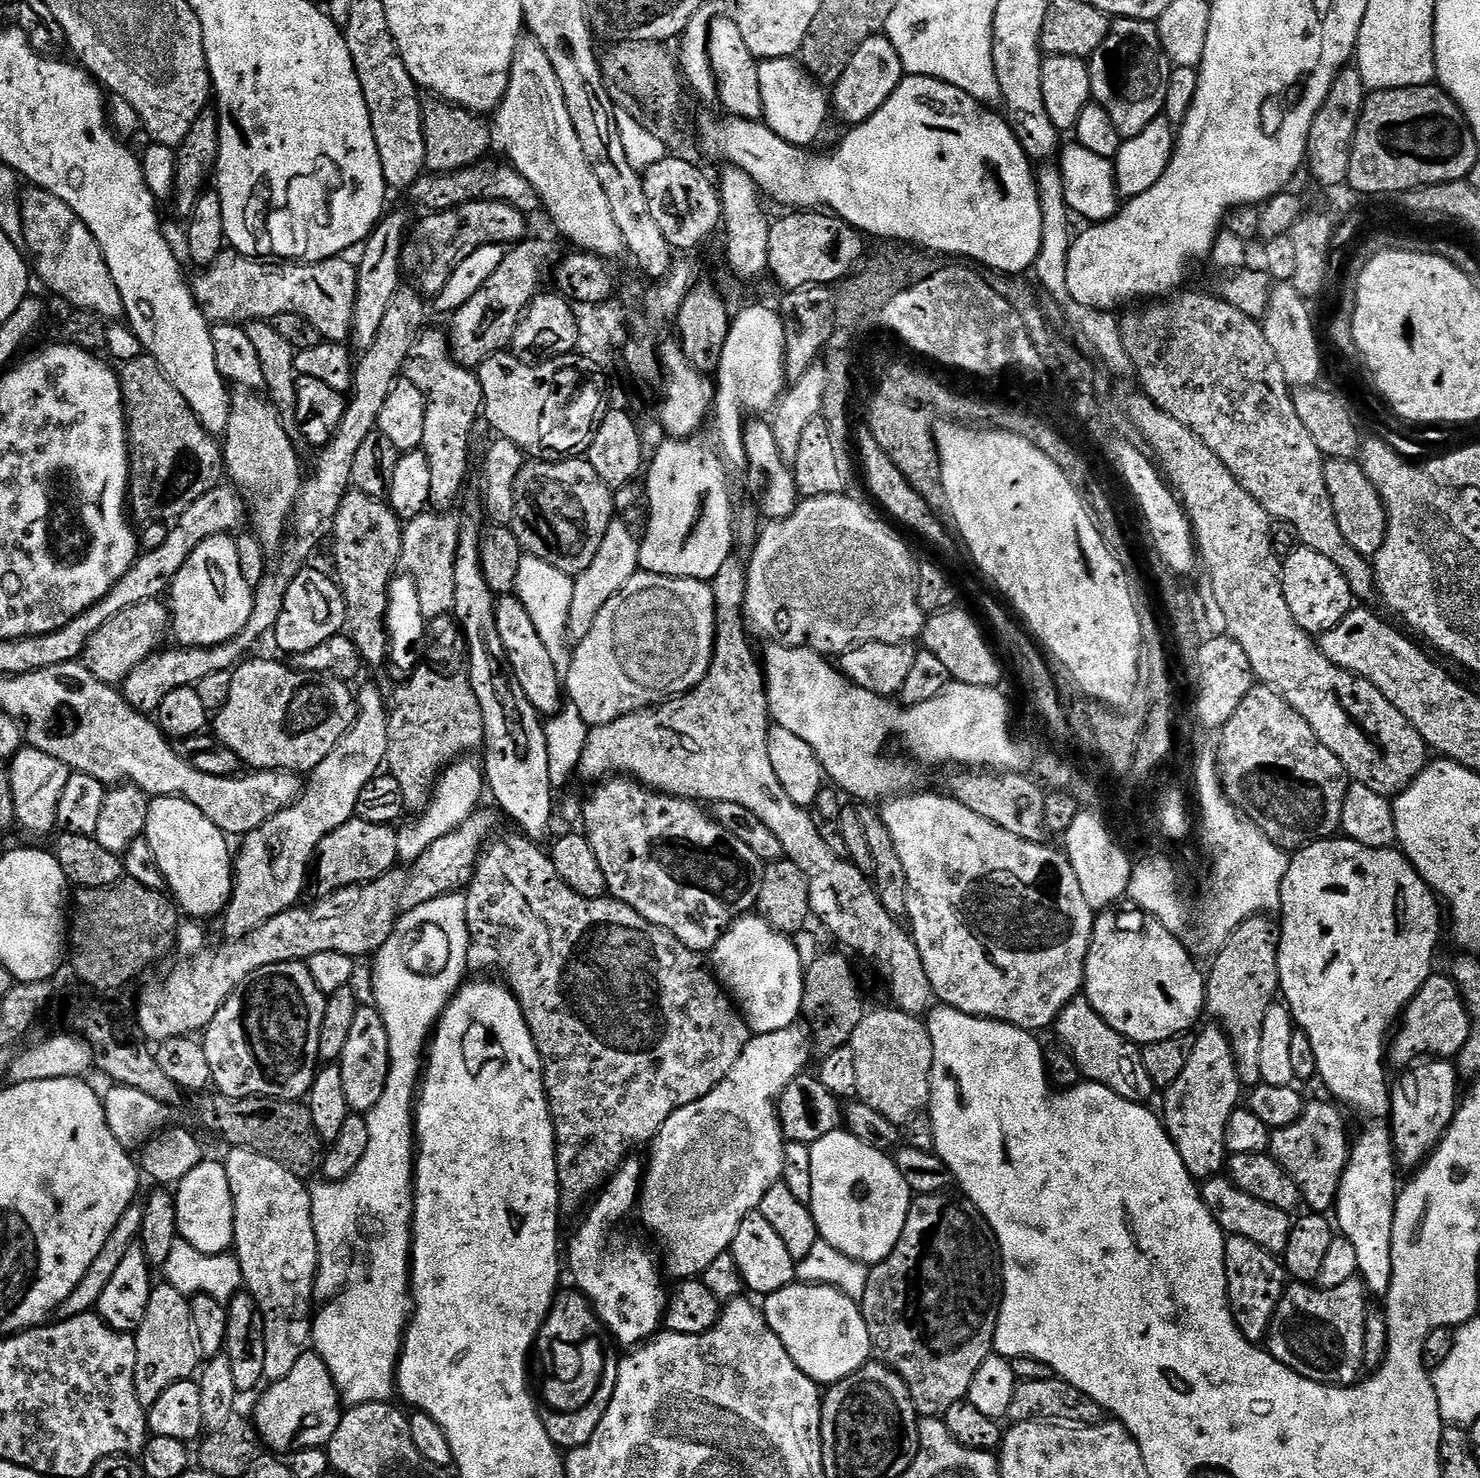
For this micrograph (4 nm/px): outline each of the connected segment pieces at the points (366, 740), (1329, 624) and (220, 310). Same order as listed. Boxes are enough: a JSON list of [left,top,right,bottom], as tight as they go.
[[222,684,390,938],[1282,546,1354,634],[191,250,358,342]]

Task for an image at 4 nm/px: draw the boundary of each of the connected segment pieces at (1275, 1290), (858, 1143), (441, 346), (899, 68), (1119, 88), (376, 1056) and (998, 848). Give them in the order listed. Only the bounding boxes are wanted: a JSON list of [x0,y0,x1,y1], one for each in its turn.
[[1224,1236,1286,1342],[810,1130,914,1264],[403,331,484,511],[830,34,906,126],[1087,20,1174,138],[338,1006,390,1114],[879,792,1094,1034]]

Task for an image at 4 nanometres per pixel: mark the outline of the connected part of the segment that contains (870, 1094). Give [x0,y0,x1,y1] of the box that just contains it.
[850,1006,934,1125]

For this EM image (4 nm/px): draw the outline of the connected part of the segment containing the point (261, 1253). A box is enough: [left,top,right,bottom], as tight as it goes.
[223,1147,320,1382]

